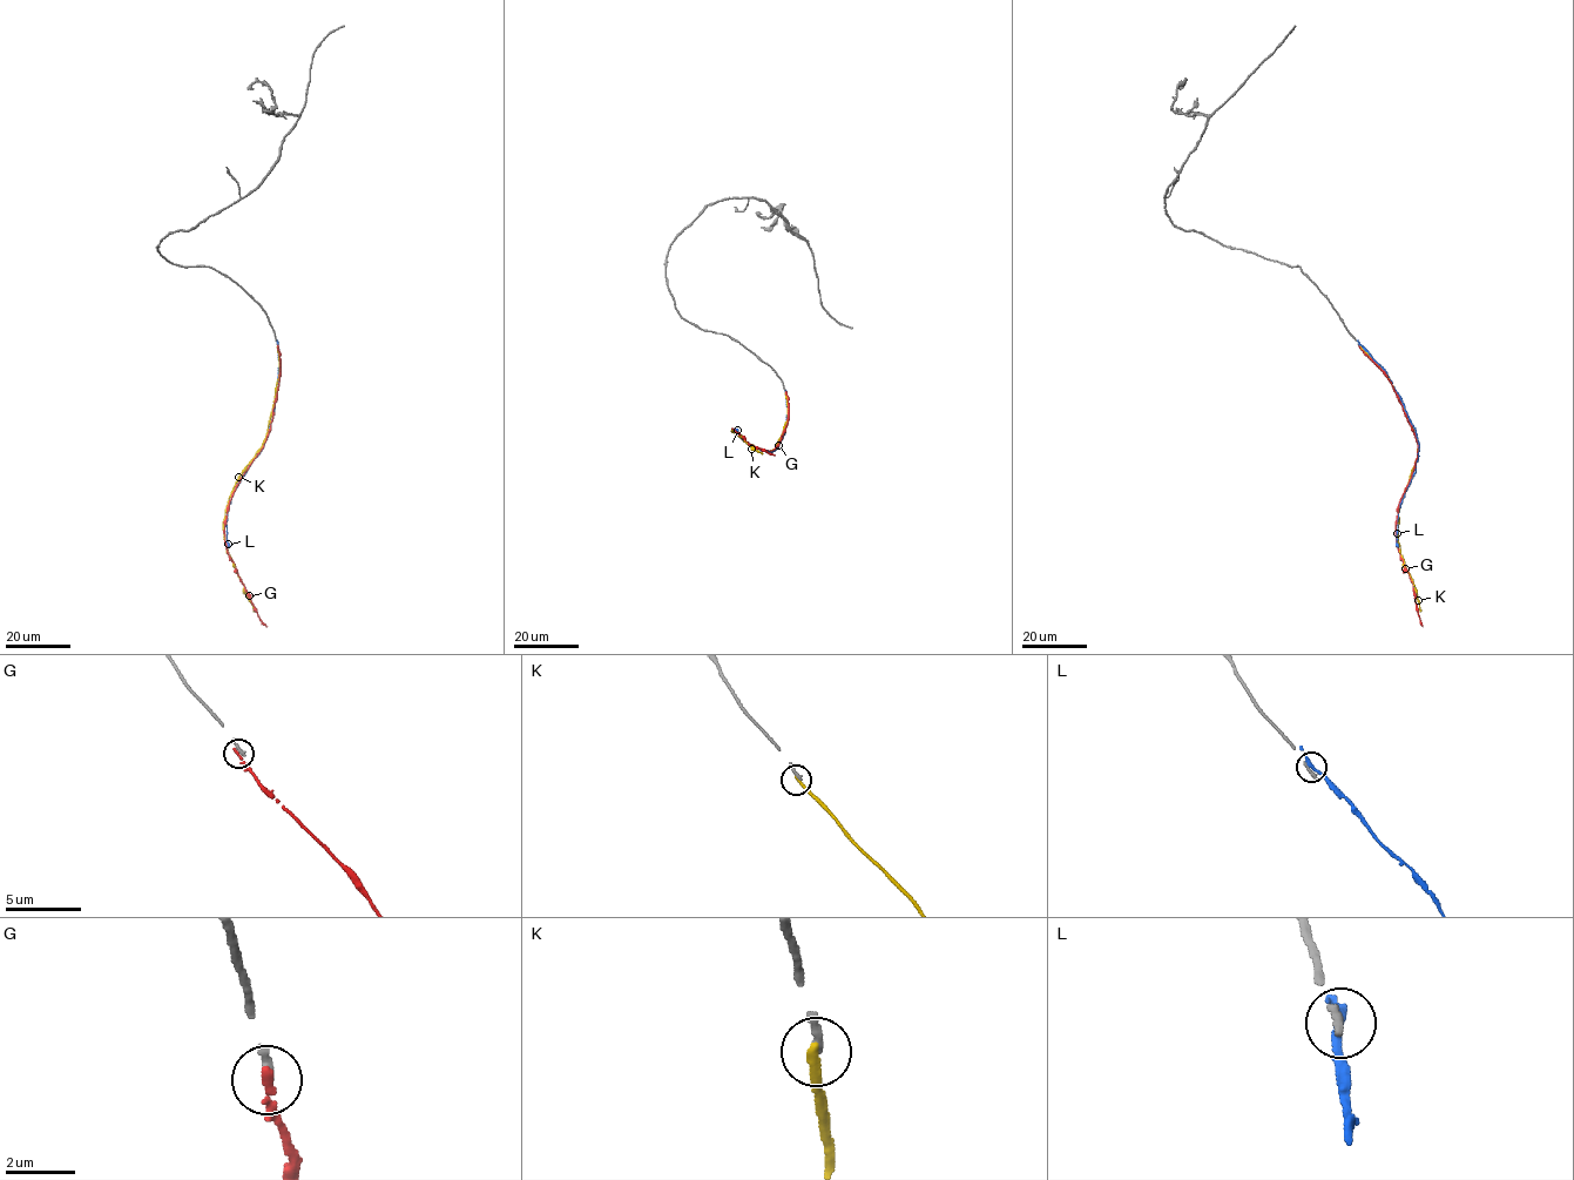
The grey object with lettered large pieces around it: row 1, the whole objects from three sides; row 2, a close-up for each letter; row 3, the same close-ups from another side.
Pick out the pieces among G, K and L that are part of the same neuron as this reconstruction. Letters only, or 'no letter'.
no letter

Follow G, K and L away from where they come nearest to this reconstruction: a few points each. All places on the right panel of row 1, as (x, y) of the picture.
G: (1359, 346), (1391, 383), (1417, 442), (1417, 457), (1399, 500), (1396, 544), (1412, 584), (1423, 626)
K: (1359, 346), (1386, 376), (1416, 435), (1414, 465), (1400, 499), (1397, 539), (1420, 611)
L: (1359, 344), (1392, 383), (1419, 443), (1414, 476), (1397, 517), (1398, 547)

